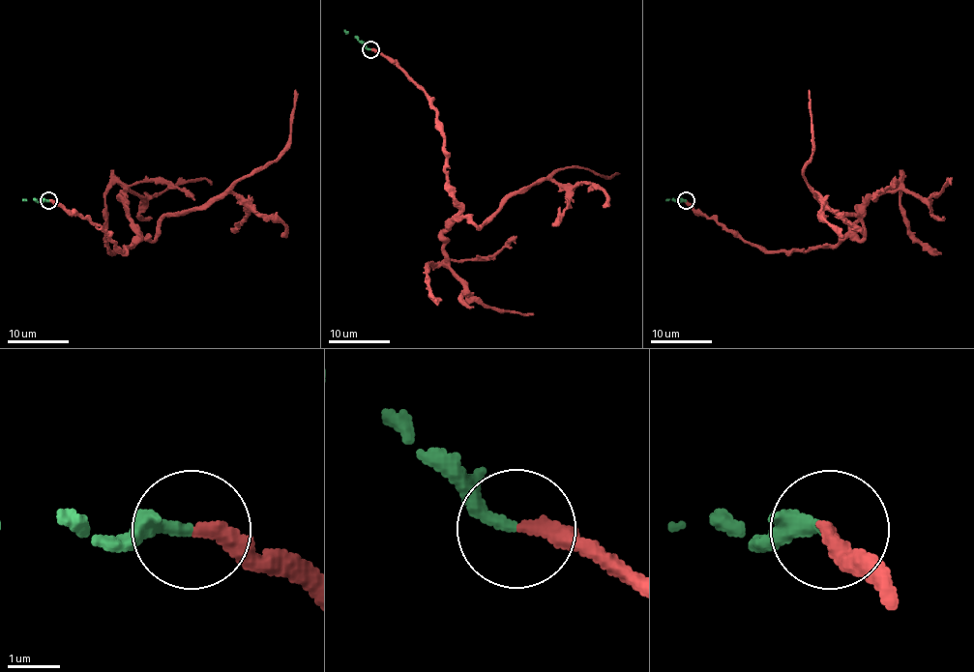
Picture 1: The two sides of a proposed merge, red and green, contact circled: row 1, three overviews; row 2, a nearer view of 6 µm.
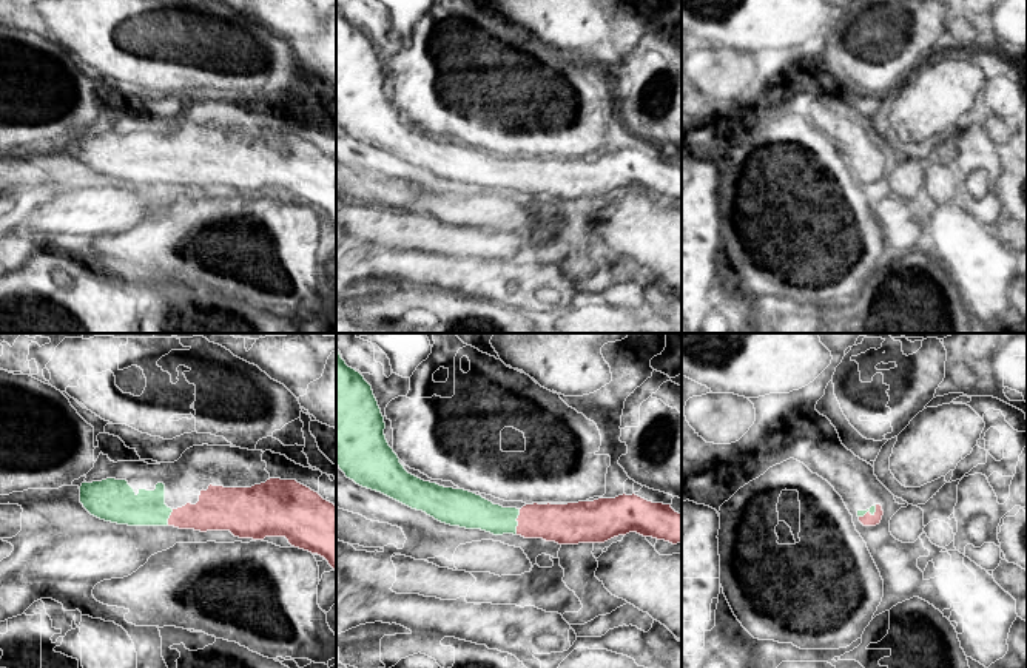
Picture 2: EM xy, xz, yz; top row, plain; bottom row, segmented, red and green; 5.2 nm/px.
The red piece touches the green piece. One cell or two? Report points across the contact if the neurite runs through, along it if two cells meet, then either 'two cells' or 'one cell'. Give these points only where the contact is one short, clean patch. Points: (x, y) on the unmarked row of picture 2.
runs through xz (562, 178), (517, 175), (497, 175), (471, 165); one cell

